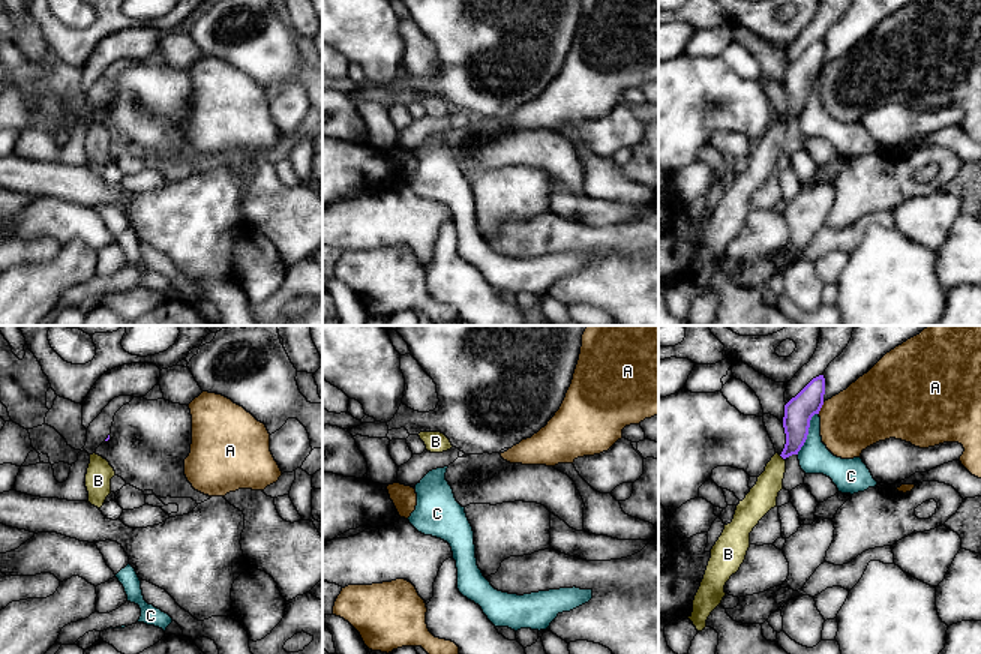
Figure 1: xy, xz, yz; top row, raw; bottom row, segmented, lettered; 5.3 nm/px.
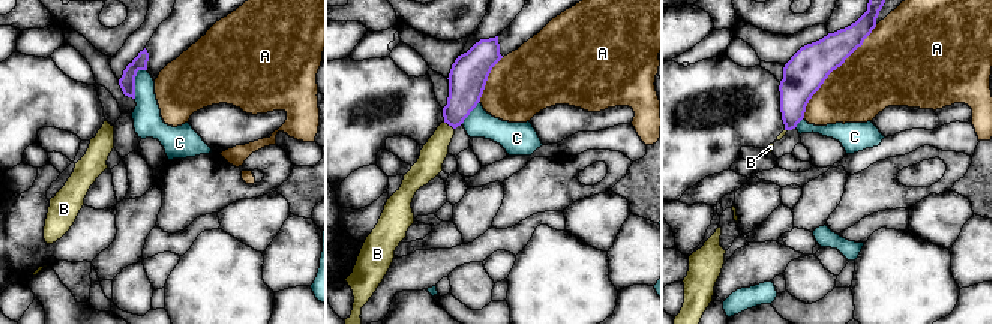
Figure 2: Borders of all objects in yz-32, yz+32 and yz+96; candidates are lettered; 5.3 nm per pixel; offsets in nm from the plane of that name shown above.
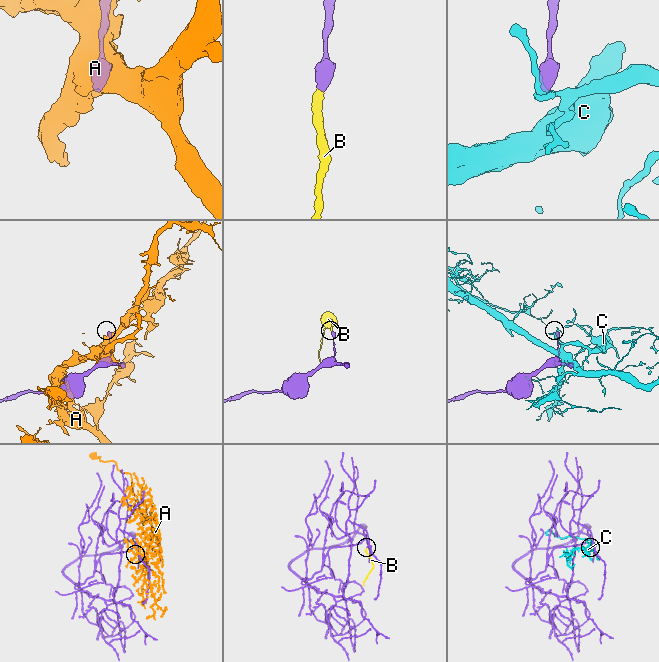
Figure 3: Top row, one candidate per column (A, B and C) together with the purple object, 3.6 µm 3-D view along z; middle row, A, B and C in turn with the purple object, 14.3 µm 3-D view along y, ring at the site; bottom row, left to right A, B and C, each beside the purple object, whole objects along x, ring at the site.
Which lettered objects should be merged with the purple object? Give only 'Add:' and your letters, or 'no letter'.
Add: B

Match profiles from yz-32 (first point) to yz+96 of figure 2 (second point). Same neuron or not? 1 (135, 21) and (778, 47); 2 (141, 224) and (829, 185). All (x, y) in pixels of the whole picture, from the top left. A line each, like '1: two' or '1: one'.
1: two
2: one

